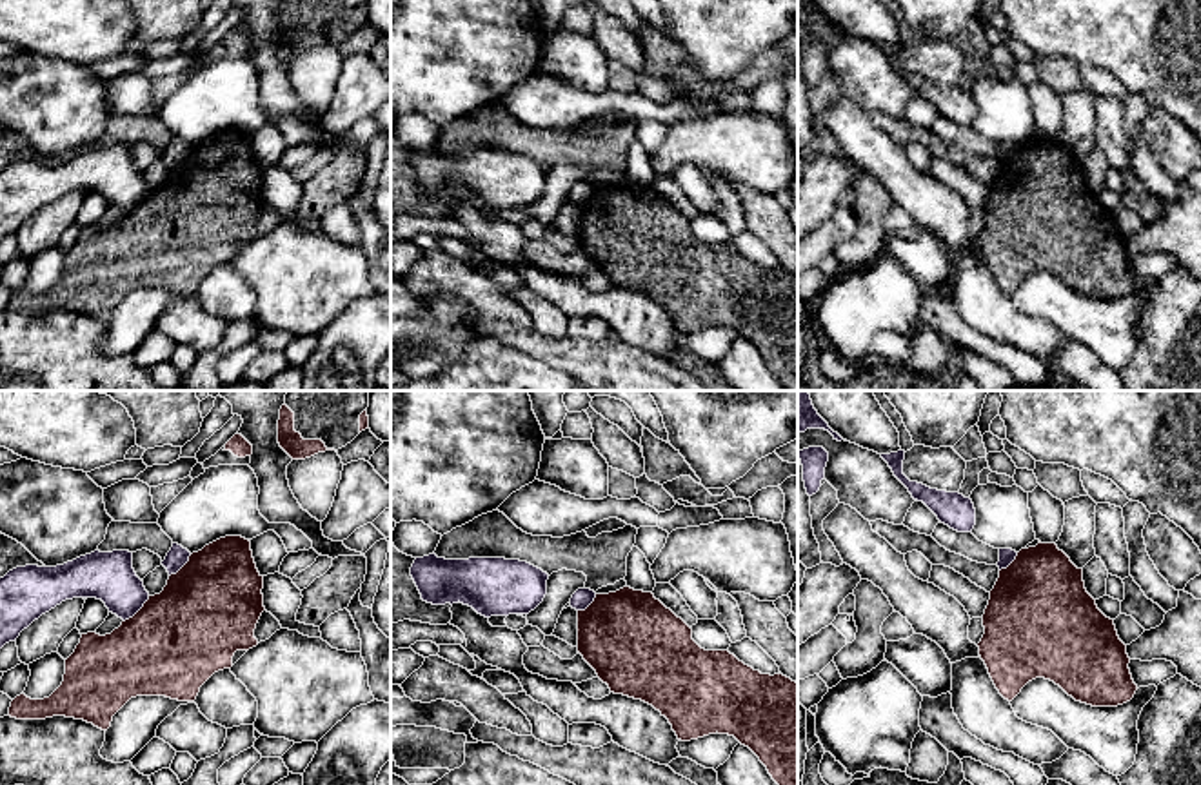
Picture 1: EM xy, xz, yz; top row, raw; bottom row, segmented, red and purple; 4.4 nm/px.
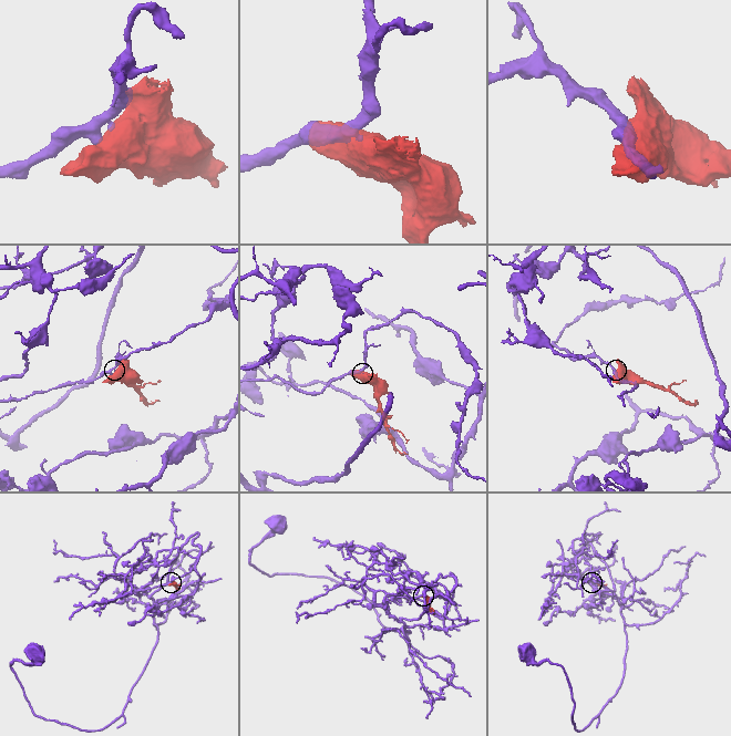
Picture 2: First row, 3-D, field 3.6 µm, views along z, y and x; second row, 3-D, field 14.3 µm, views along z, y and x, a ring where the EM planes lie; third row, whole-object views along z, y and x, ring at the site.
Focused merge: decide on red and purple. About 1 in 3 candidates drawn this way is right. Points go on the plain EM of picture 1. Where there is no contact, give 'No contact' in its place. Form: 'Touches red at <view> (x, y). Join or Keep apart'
Touches red at xy (138, 204). Keep apart

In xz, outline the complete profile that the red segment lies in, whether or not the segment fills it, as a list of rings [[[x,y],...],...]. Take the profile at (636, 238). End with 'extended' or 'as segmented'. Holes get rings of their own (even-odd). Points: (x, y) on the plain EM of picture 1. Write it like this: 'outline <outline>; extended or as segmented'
outline [[[630,180],[596,187],[585,204],[578,204],[578,245],[609,278],[610,285],[641,293],[660,303],[678,333],[690,334],[716,325],[734,329],[767,360],[783,391],[798,391],[798,276],[790,271],[761,267],[729,243],[701,242],[692,233],[692,222],[652,185]]]; as segmented

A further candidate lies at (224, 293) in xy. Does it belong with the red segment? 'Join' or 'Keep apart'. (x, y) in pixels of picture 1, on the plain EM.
Keep apart

